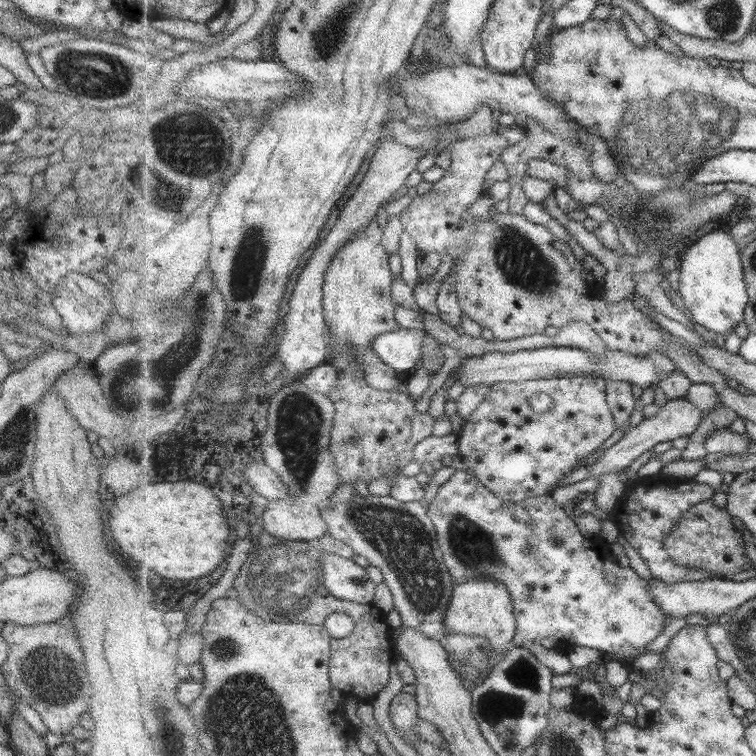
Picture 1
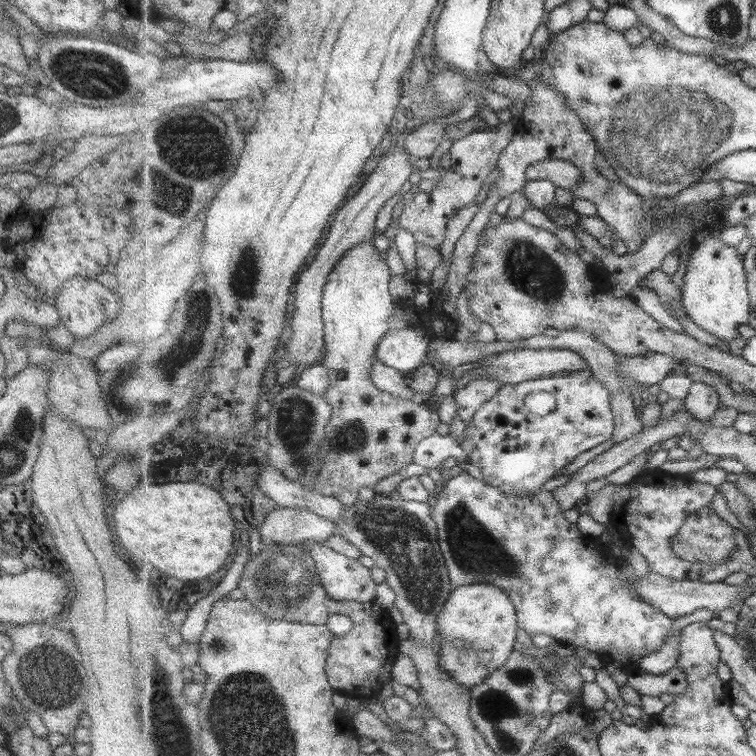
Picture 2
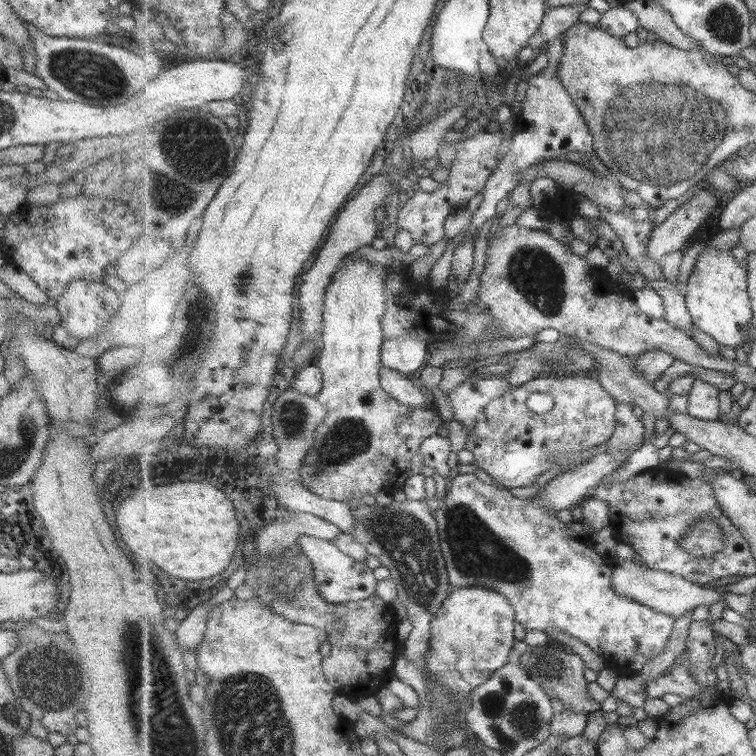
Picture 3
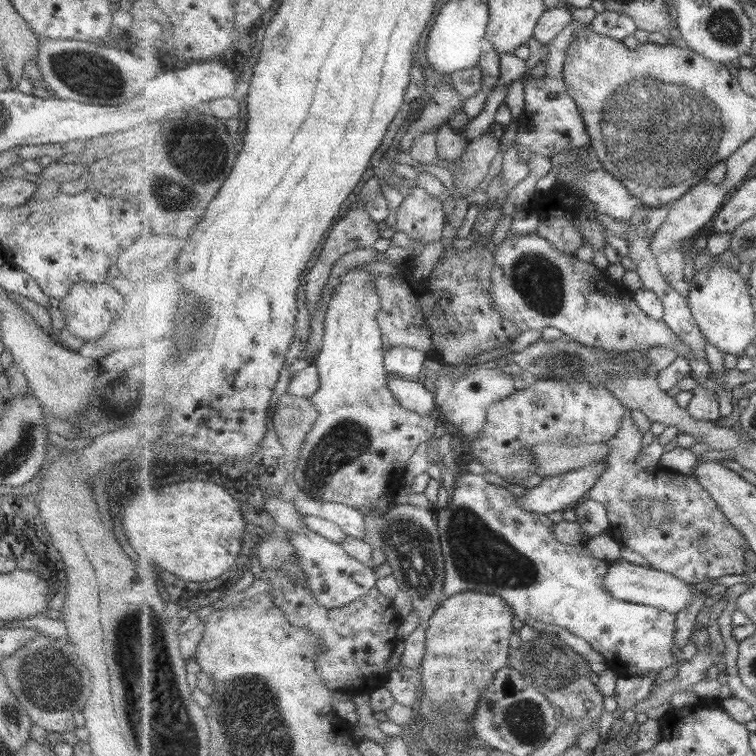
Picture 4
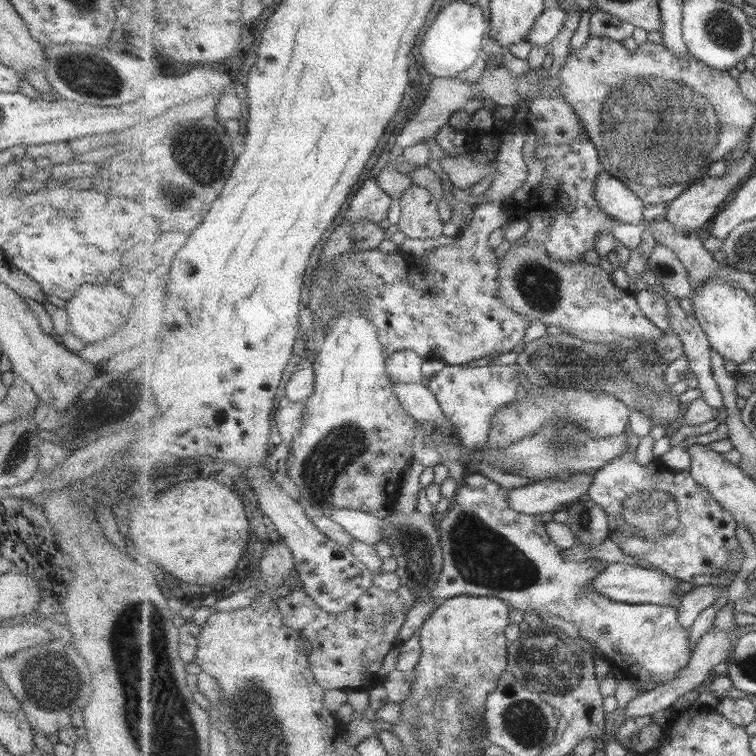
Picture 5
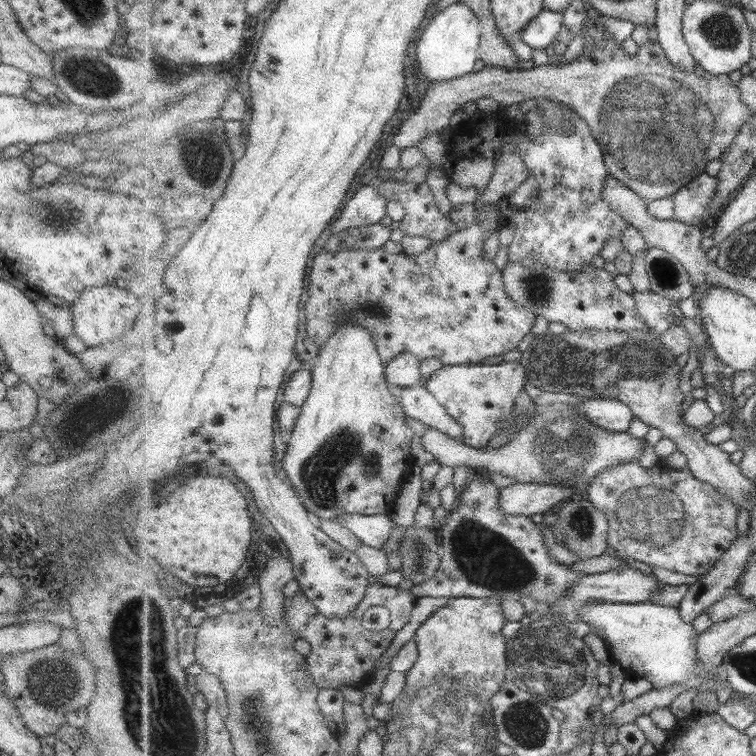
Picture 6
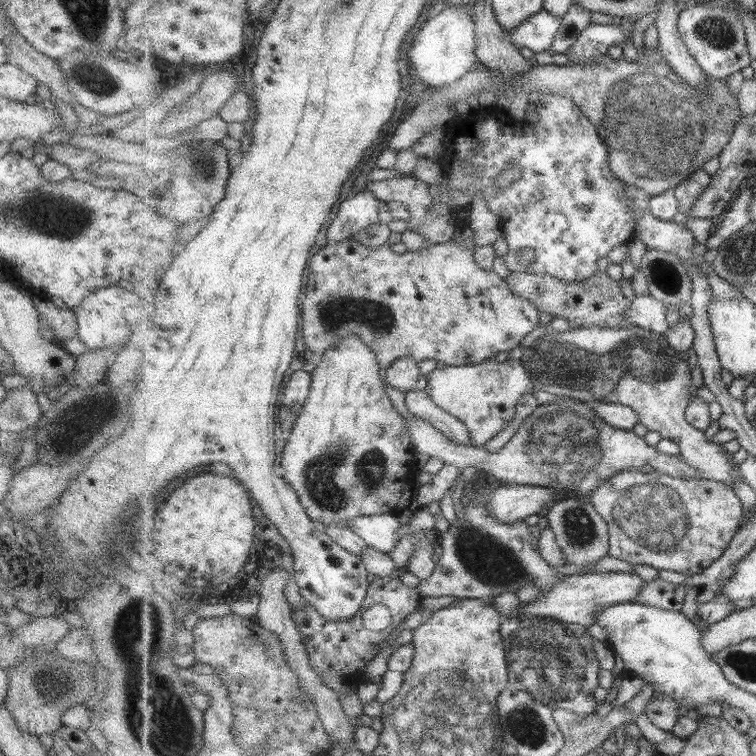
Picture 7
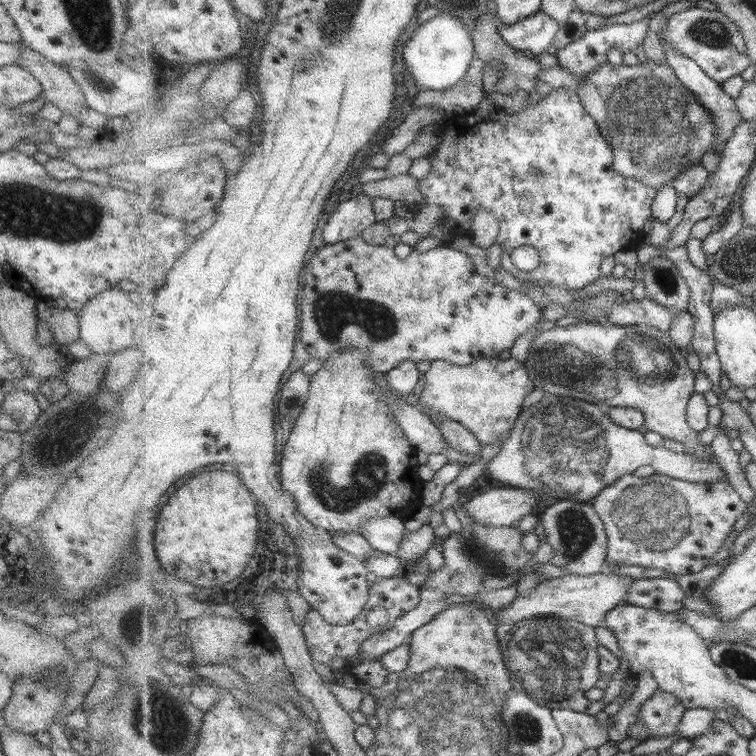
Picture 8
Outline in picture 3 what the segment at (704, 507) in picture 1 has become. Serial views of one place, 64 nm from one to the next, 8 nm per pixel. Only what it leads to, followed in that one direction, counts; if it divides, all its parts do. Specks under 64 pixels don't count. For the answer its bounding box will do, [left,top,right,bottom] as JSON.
[681,516,725,557]

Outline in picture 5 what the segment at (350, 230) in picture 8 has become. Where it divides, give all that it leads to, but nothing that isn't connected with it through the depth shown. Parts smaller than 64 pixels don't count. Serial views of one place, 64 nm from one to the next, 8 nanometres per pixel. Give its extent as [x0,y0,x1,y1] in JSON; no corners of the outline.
[340,178,388,224]

